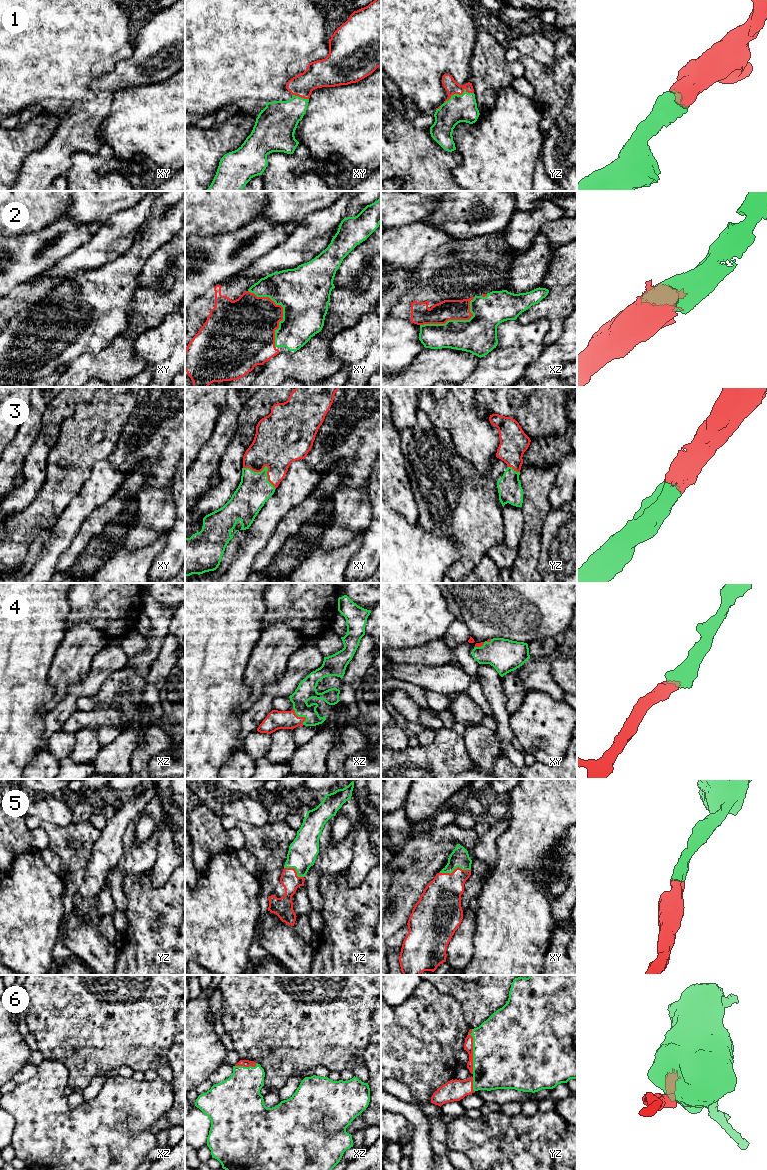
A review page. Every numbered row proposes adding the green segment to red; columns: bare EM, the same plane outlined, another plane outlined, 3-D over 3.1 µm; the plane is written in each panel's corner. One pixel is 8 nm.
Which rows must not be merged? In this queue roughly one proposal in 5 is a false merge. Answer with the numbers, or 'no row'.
no row

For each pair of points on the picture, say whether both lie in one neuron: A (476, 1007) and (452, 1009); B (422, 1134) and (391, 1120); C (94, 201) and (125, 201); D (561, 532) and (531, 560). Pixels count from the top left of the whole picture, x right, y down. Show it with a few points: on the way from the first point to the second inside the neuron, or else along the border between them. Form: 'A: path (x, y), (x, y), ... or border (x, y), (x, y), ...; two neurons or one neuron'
A: border (443, 993), (460, 1004), (470, 1028); two neurons
B: border (397, 1113), (404, 1116), (412, 1125), (411, 1143); two neurons
C: path (102, 201), (117, 201); one neuron
D: border (543, 525), (539, 548); two neurons

